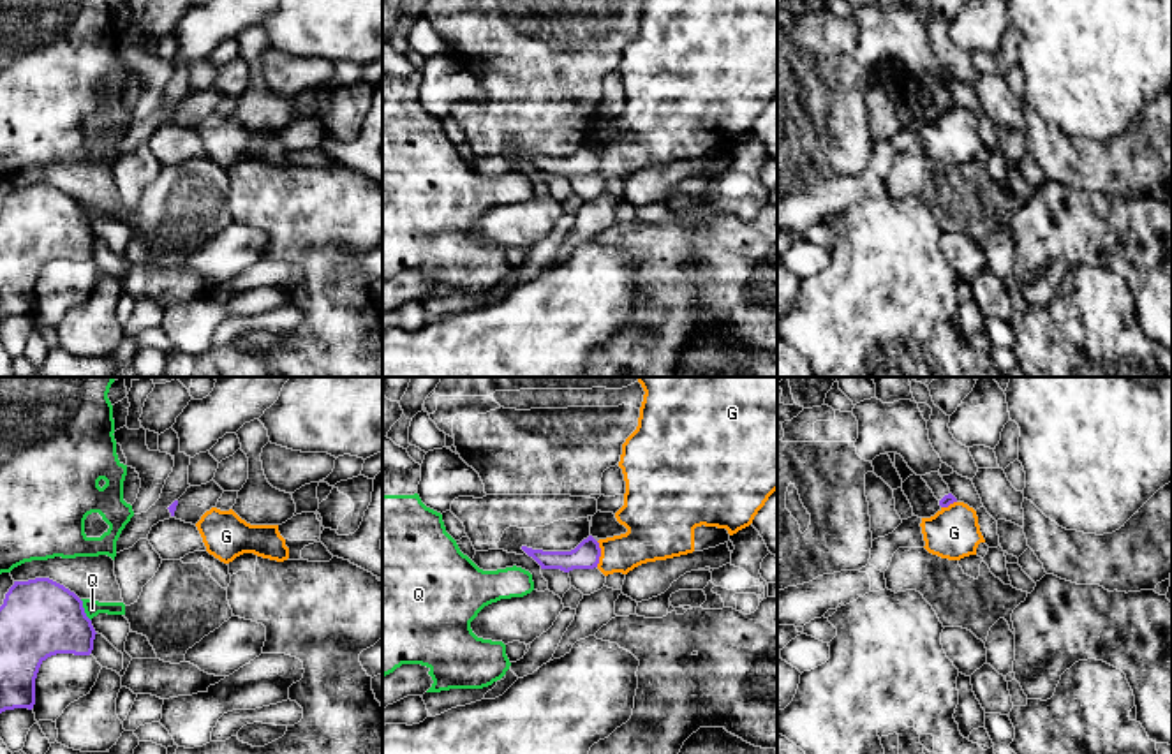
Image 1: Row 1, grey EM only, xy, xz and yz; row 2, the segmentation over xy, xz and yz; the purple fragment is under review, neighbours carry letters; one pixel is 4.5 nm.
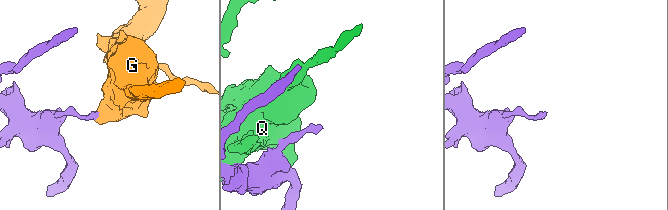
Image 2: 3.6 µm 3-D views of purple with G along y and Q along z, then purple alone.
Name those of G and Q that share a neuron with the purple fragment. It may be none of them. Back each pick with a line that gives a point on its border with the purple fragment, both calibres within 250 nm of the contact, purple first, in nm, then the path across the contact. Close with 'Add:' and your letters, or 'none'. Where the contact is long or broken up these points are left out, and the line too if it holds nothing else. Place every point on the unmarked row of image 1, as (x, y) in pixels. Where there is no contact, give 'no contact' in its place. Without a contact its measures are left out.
Add: none

